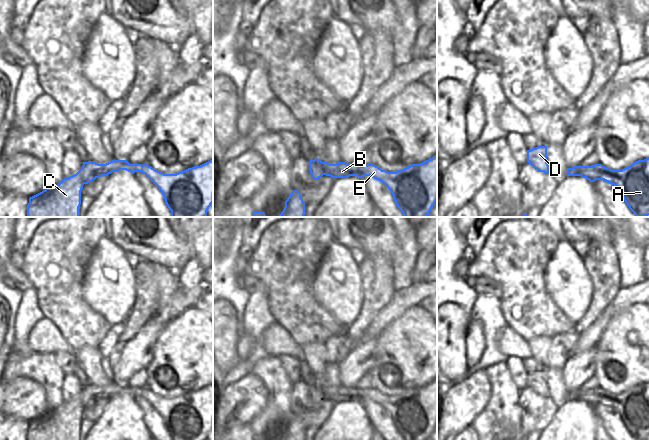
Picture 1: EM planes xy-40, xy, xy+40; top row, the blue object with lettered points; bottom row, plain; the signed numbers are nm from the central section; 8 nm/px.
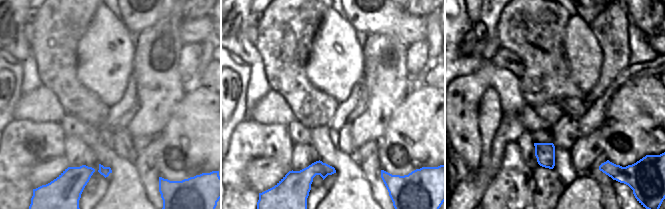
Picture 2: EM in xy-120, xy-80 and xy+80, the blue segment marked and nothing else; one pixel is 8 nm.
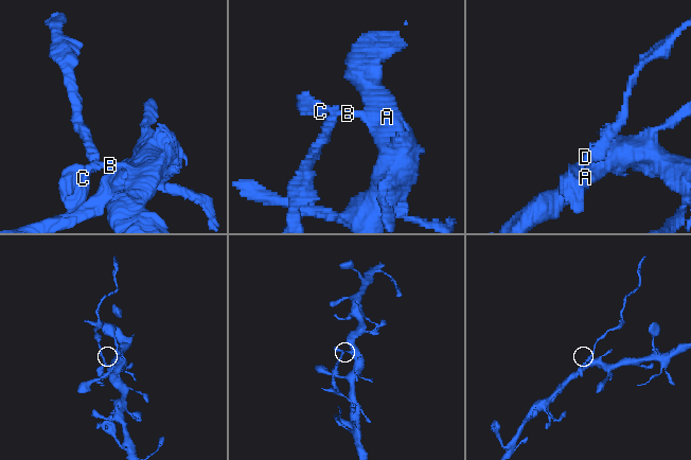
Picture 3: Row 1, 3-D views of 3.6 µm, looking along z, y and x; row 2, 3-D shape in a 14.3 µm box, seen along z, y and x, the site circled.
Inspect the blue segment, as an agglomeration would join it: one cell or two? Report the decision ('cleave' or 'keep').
cleave

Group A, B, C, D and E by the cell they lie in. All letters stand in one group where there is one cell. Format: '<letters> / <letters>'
A E / B C D

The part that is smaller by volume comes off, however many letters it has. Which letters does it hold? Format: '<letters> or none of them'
B, C, D

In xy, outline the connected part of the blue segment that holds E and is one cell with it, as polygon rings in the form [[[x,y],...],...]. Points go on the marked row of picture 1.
[[[437,154],[420,163],[412,164],[396,172],[382,170],[374,164],[367,164],[357,173],[358,178],[370,176],[382,182],[393,195],[393,199],[404,217],[427,217],[437,201]]]

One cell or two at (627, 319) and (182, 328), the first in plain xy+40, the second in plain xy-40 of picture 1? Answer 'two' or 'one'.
one

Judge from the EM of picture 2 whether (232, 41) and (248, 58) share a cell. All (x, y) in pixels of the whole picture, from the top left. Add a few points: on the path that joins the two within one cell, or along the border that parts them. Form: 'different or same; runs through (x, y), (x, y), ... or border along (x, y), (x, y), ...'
same; runs through (236, 45), (245, 54)

